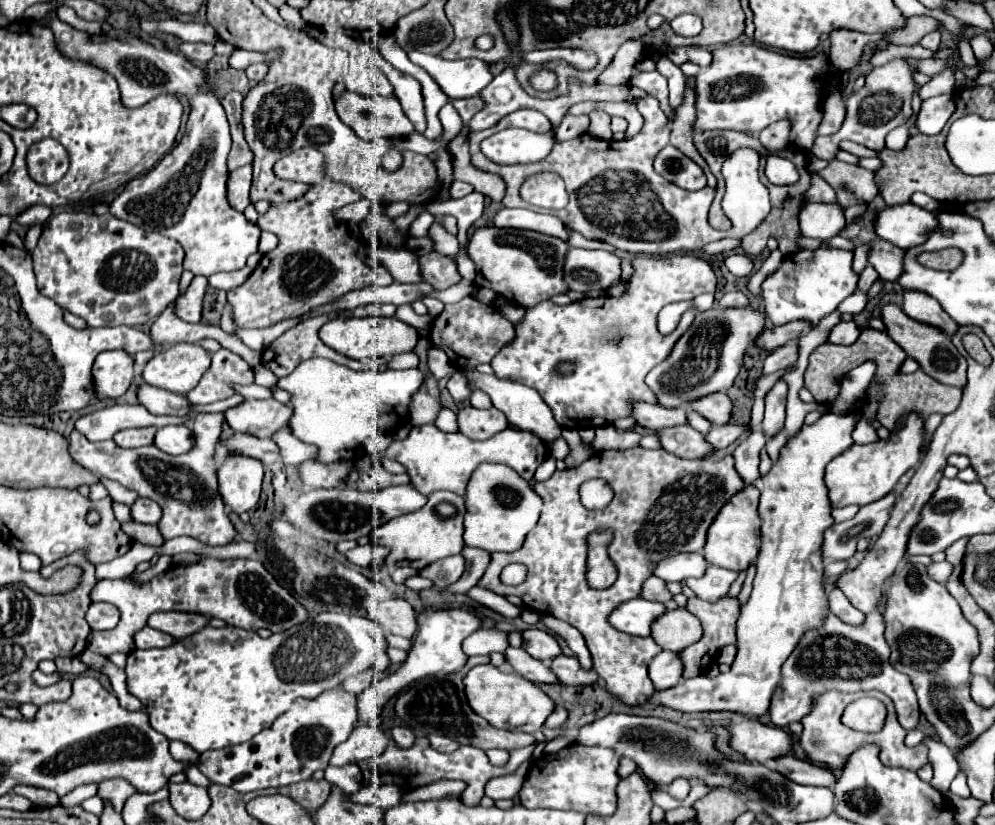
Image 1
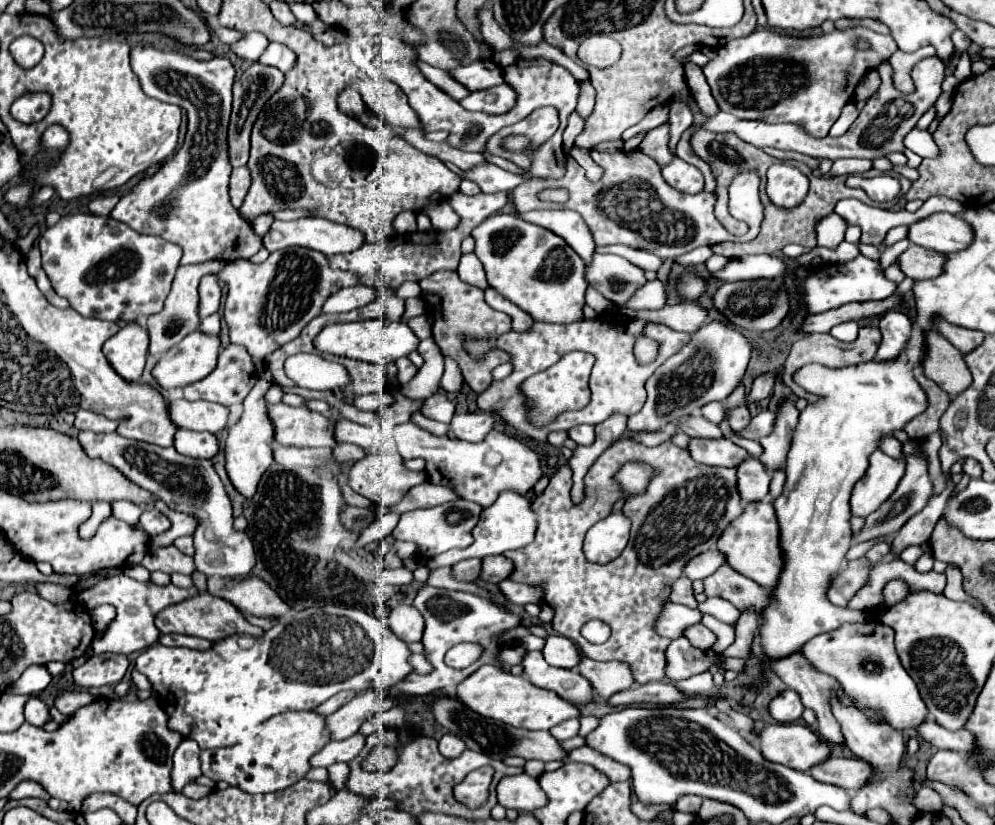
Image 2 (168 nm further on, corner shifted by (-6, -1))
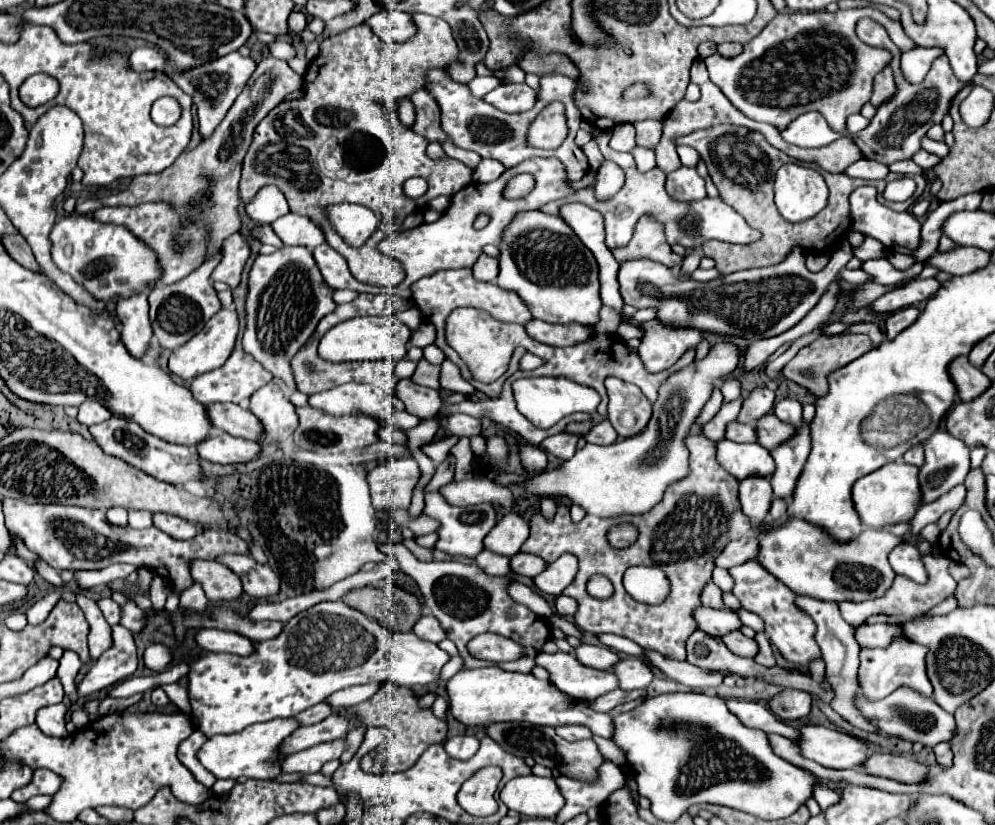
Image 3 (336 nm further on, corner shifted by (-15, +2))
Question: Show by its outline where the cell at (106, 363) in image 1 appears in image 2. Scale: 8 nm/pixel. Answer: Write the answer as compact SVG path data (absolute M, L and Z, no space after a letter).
M128 323L126 327L122 327L114 337L110 337L104 343L104 357L112 363L114 371L118 375L122 375L122 379L126 379L128 383L136 383L144 371L144 363L146 363L146 353L148 353L148 333L142 325L138 323Z

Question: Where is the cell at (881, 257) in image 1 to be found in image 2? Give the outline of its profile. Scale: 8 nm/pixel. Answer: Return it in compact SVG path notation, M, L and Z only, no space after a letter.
M910 245L898 259L896 263L900 265L900 271L918 281L918 279L932 279L936 275L942 273L942 263L944 263L946 255L918 247L918 245Z

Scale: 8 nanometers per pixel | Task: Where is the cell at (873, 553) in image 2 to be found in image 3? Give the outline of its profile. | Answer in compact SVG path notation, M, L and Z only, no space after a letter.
M909 542L897 546L889 554L889 562L891 562L891 568L897 574L901 574L901 576L905 576L905 578L909 578L909 580L913 580L917 584L925 584L929 580L927 570L923 566L923 560L921 560L921 554L919 554L917 546L913 546Z

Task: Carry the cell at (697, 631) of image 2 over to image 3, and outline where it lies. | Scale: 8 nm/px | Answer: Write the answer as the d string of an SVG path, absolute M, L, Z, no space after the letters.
M731 632L731 634L723 636L723 642L725 642L725 644L727 644L727 648L729 648L731 652L735 652L737 656L755 658L755 656L757 656L757 652L759 652L759 648L757 648L755 640L753 640L753 638L743 636L741 632Z

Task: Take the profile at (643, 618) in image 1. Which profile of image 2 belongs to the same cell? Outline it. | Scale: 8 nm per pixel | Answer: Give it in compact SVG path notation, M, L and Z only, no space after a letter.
M666 603L666 607L662 607L662 615L658 615L656 619L656 631L662 637L678 639L686 627L700 623L700 617L702 613L698 609L690 609L690 607L676 605L676 603Z

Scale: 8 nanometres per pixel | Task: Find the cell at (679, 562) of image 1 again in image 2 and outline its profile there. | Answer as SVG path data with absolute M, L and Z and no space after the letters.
M712 549L712 551L704 551L700 555L696 555L694 559L690 559L690 563L684 565L684 575L690 579L690 581L696 581L696 579L706 579L710 573L714 573L720 565L724 565L726 559L724 555L718 551L718 549Z

